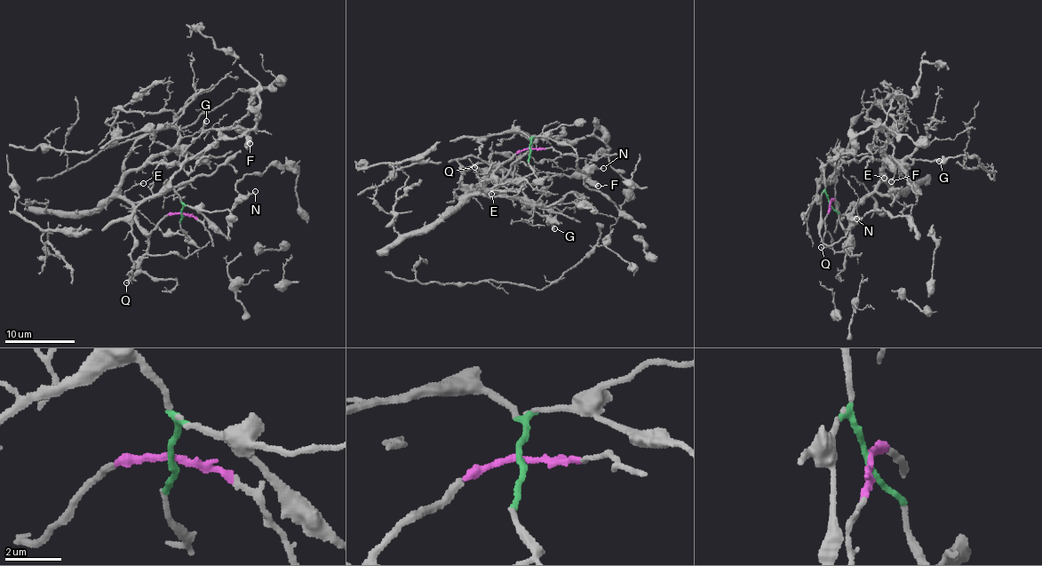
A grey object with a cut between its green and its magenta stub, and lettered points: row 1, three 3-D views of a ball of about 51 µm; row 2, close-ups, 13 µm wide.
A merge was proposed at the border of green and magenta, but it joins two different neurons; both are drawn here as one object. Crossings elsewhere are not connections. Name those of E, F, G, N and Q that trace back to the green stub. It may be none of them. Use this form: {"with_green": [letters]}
{"with_green": ["F", "N"]}

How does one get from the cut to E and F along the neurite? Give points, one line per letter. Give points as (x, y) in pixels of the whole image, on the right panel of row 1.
E: (830, 203), (831, 199), (837, 203), (837, 211), (846, 214), (862, 203), (884, 179)
F: (830, 203), (823, 168), (856, 151), (856, 136), (871, 126), (891, 181)

